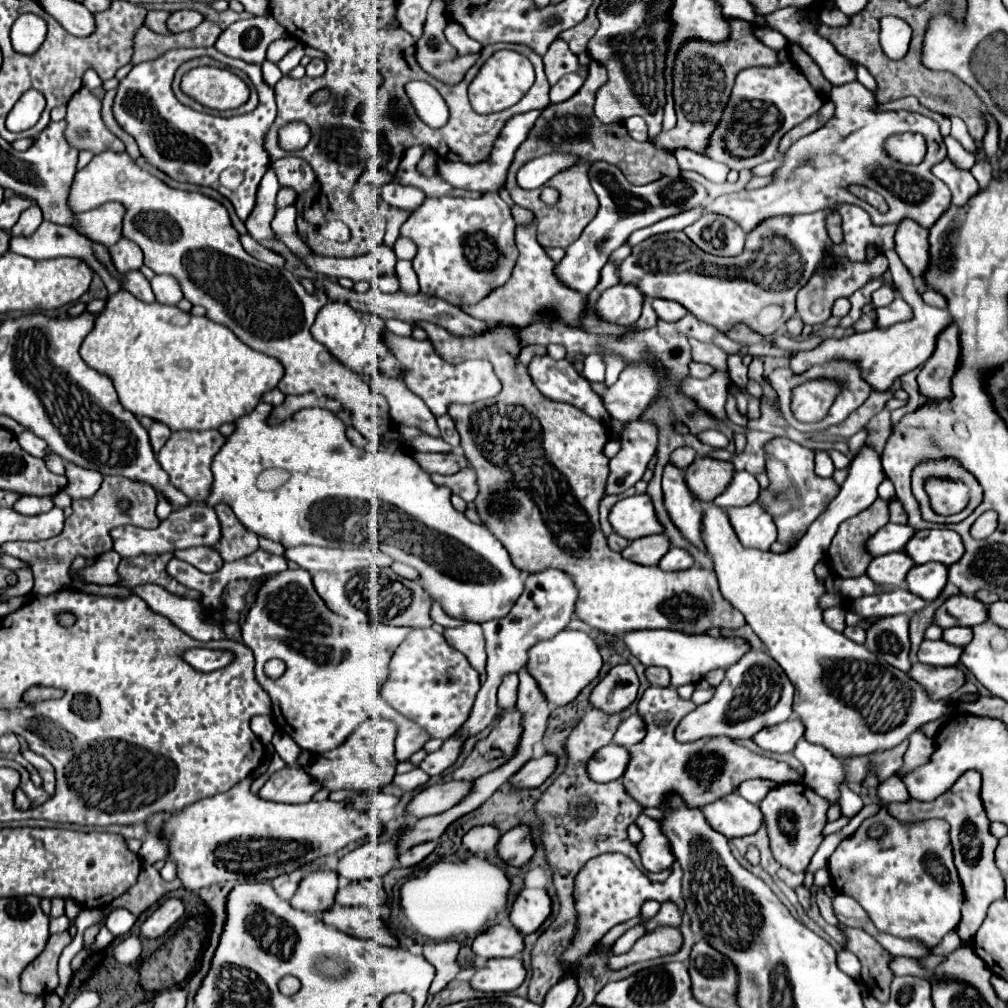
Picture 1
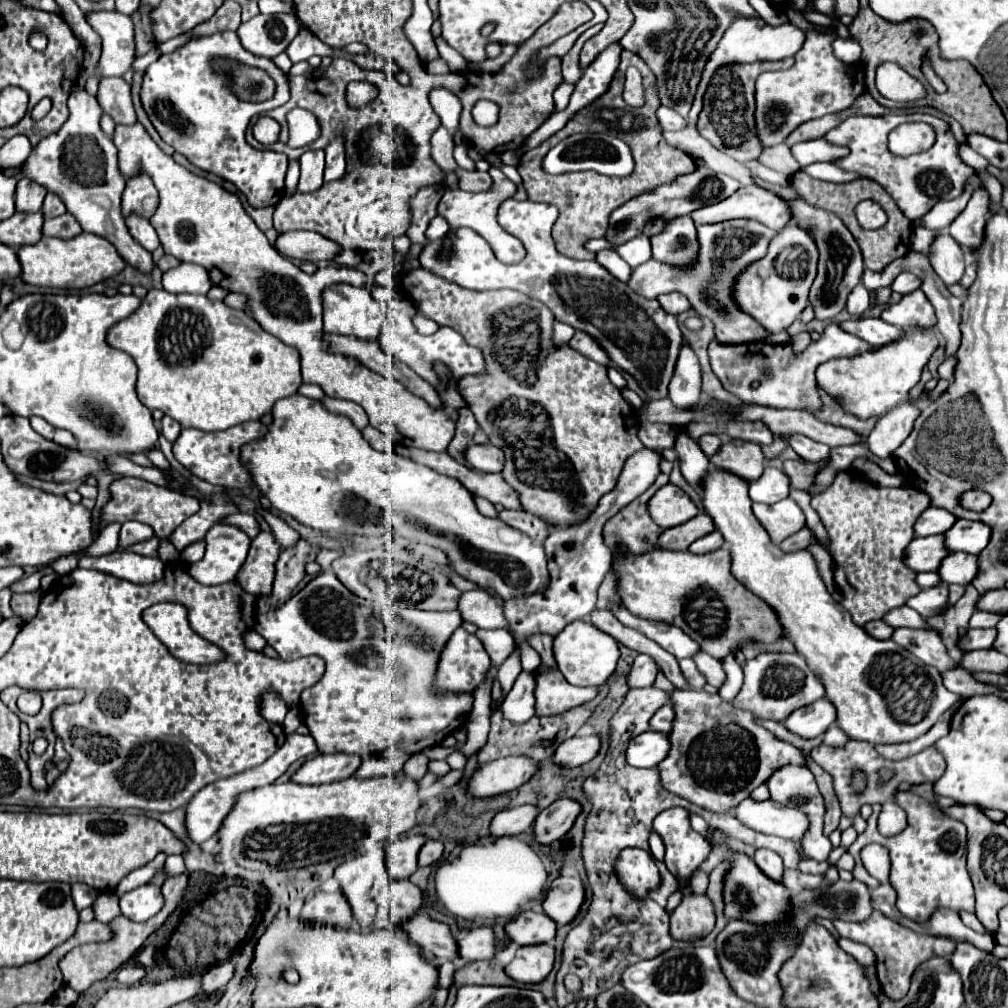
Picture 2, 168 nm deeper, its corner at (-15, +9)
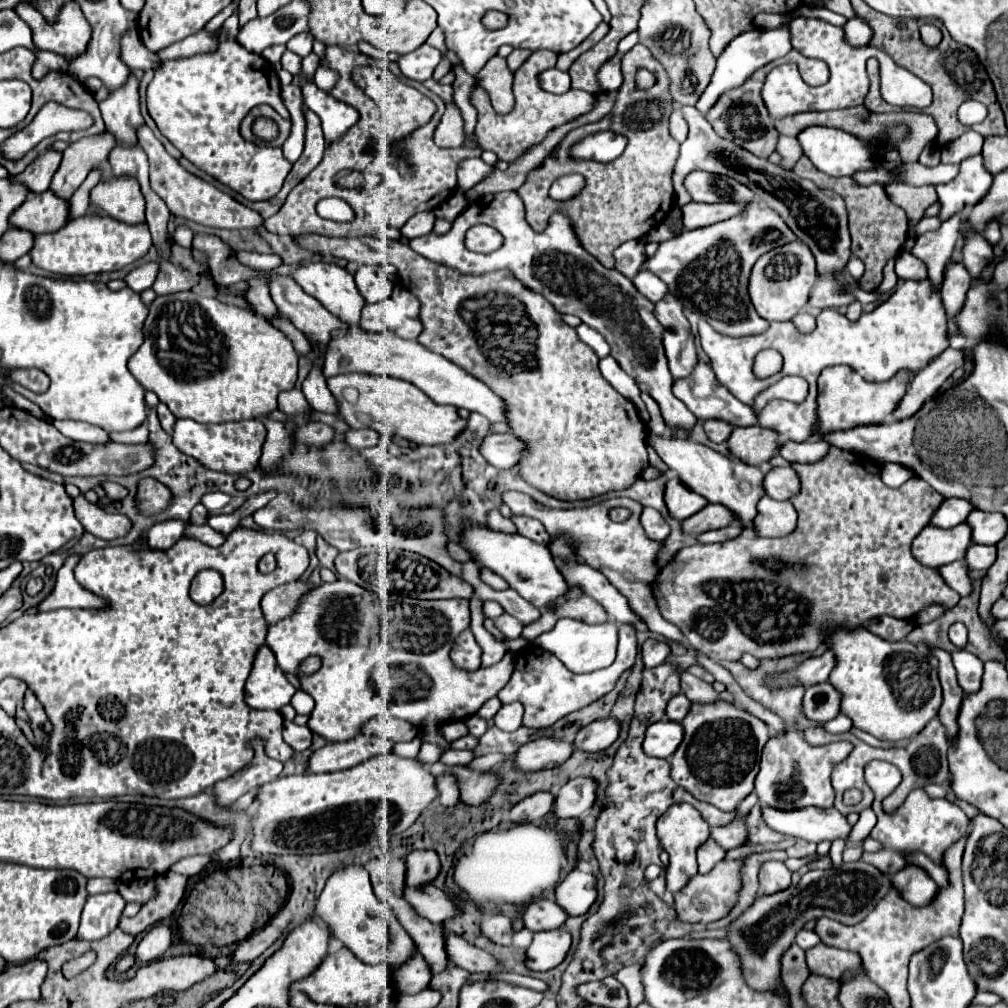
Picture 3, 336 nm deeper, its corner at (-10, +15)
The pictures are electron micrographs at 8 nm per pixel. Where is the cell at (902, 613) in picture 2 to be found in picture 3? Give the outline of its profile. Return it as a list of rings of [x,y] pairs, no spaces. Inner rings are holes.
[[[962,650],[952,652],[952,662],[958,672],[958,684],[964,690],[964,694],[976,692],[982,682],[982,662],[976,656],[972,656],[972,668],[970,668],[970,658],[962,658],[962,656],[964,656]]]

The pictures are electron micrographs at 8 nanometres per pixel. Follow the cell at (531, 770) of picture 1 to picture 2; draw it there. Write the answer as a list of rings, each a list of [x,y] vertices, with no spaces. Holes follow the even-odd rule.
[[[597,734],[591,736],[573,736],[563,742],[555,752],[555,764],[563,768],[577,768],[585,762],[593,760],[599,754],[601,738]]]

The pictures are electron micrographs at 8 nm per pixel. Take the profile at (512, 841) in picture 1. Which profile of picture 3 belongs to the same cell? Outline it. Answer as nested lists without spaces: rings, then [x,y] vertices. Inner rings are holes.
[[[574,778],[566,782],[554,796],[552,814],[556,818],[580,818],[594,804],[596,784],[590,778]]]

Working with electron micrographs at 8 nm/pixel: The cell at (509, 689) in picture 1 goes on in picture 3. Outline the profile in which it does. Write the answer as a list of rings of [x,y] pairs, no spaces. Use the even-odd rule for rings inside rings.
[[[510,702],[510,704],[502,704],[502,708],[496,712],[494,722],[500,730],[504,732],[514,732],[516,728],[522,726],[522,714],[524,714],[524,706],[520,702]]]

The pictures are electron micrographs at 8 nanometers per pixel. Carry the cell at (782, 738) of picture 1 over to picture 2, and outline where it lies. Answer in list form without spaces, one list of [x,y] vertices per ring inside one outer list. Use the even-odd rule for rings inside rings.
[[[819,698],[819,702],[795,710],[795,714],[785,720],[785,724],[791,732],[803,738],[817,738],[831,724],[835,724],[835,706],[831,706],[827,698]]]

